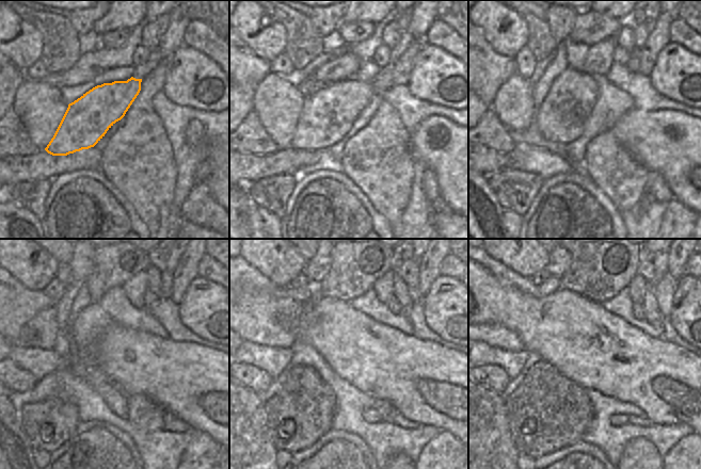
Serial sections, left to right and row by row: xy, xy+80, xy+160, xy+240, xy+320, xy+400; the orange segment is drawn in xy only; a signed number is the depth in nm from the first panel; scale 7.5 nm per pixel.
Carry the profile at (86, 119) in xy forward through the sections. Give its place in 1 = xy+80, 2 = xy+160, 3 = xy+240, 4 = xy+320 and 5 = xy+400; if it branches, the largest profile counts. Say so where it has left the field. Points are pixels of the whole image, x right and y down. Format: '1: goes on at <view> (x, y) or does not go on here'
1: goes on at xy+80 (327, 116)
2: goes on at xy+160 (561, 117)
3: goes on at xy+240 (92, 323)
4: goes on at xy+320 (408, 270)
5: goes on at xy+400 (652, 265)

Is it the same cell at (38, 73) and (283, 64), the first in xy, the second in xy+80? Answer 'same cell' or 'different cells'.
same cell

